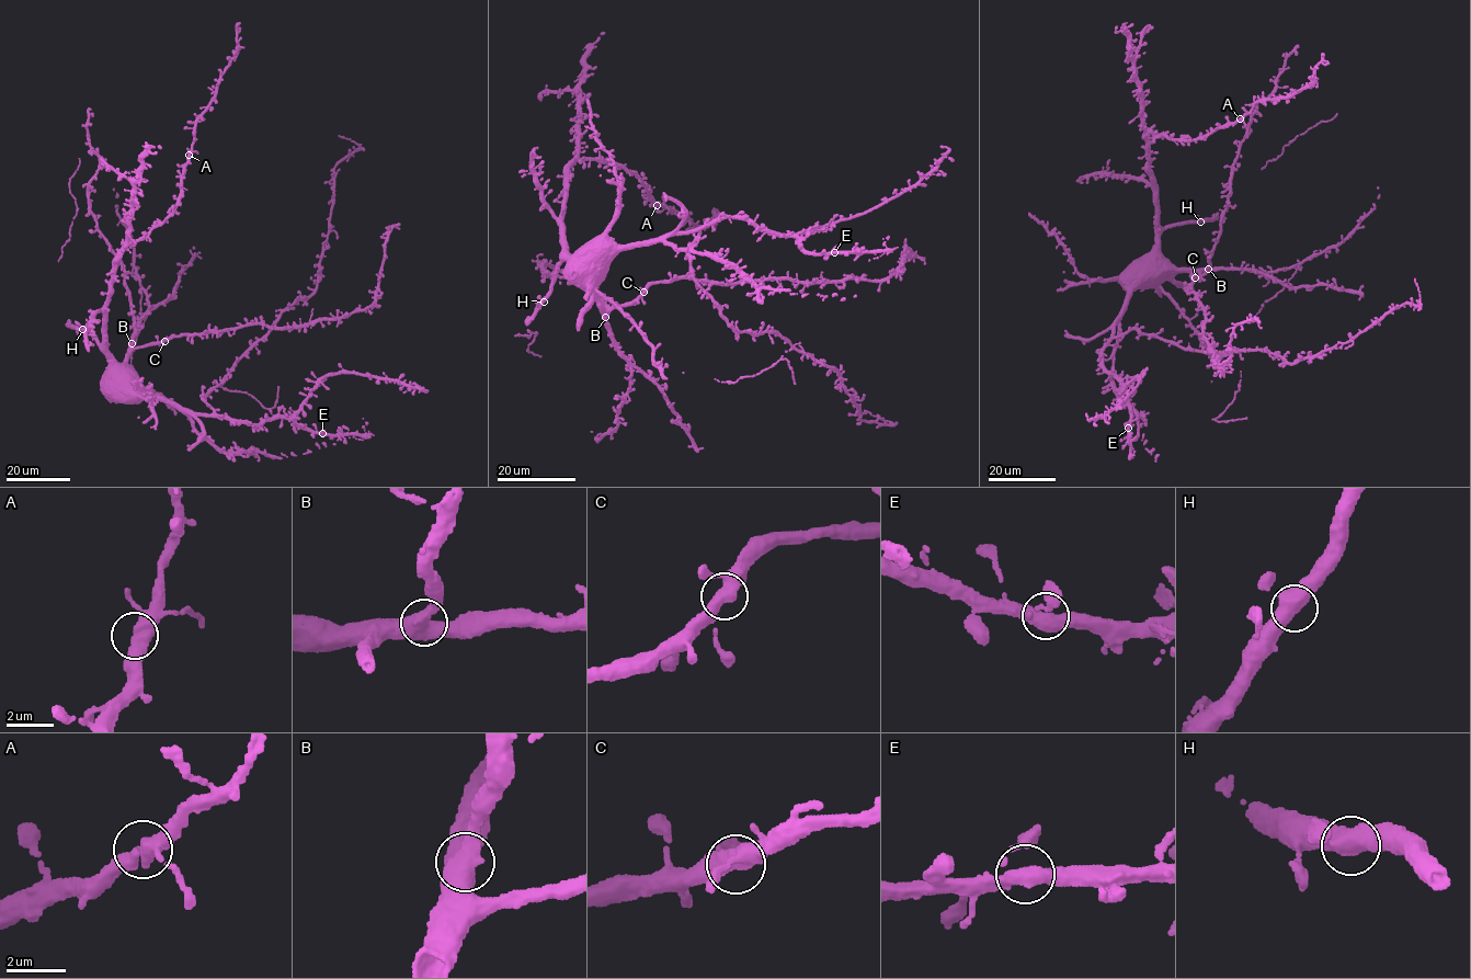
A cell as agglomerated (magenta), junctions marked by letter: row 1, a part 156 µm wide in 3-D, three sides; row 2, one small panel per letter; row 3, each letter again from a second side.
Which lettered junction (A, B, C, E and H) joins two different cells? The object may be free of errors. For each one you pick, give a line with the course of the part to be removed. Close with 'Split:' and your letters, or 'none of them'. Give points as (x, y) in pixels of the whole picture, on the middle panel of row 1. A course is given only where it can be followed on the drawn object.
Split: none of them

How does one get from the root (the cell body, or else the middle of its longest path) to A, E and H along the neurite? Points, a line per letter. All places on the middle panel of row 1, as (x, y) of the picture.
A: (613, 245), (579, 260), (567, 252), (561, 207), (566, 167), (577, 159), (616, 162), (639, 178), (657, 205)
E: (613, 245), (653, 241), (699, 230), (723, 218), (741, 217), (763, 229), (796, 236), (807, 251), (834, 252)
H: (613, 245), (581, 261), (561, 262), (551, 291), (544, 302)

